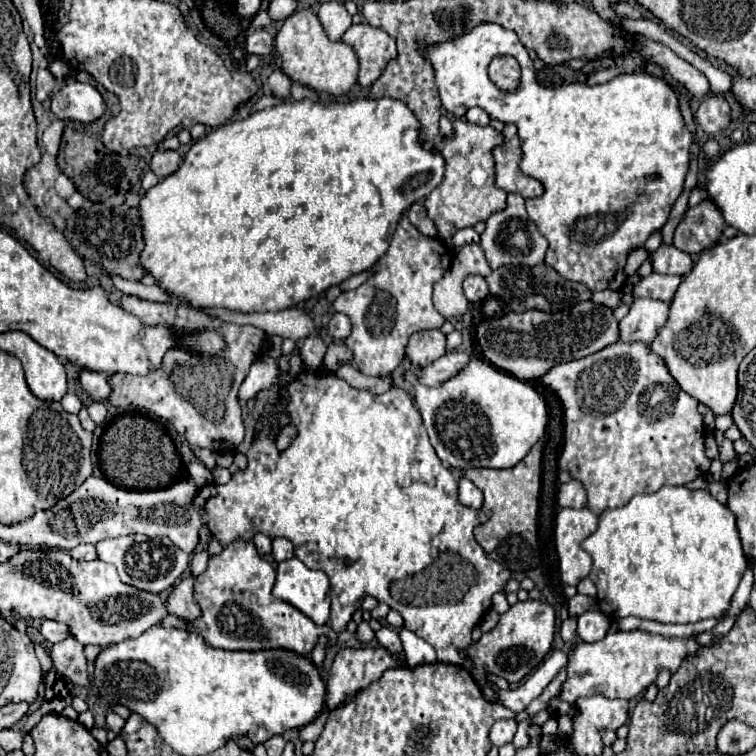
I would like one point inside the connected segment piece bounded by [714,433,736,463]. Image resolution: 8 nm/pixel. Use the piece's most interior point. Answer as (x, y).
(727, 453)

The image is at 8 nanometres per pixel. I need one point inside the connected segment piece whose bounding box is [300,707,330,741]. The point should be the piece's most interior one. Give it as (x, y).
(312, 732)

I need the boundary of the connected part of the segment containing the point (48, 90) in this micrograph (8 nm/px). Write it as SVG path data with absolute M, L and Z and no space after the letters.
M48 69L38 71L38 81L36 81L36 99L46 101L52 95L54 89L54 77Z

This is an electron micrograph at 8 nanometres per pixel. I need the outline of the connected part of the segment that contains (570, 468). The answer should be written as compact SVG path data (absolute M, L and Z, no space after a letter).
M614 343L604 347L604 351L598 351L594 355L588 355L584 359L576 359L576 361L568 361L568 363L560 363L556 367L552 367L548 373L544 373L540 377L542 385L550 387L562 401L562 409L564 409L564 447L560 455L558 466L560 470L565 470L584 485L586 493L588 493L588 509L596 515L600 515L606 509L612 507L622 507L624 503L628 503L628 499L632 499L632 495L638 493L654 493L664 485L684 485L688 481L694 481L696 477L702 477L708 473L710 469L710 459L706 457L704 445L704 425L702 425L702 415L698 413L698 401L692 399L688 393L684 393L680 389L680 385L672 379L672 375L666 369L666 363L654 355L646 343Z

